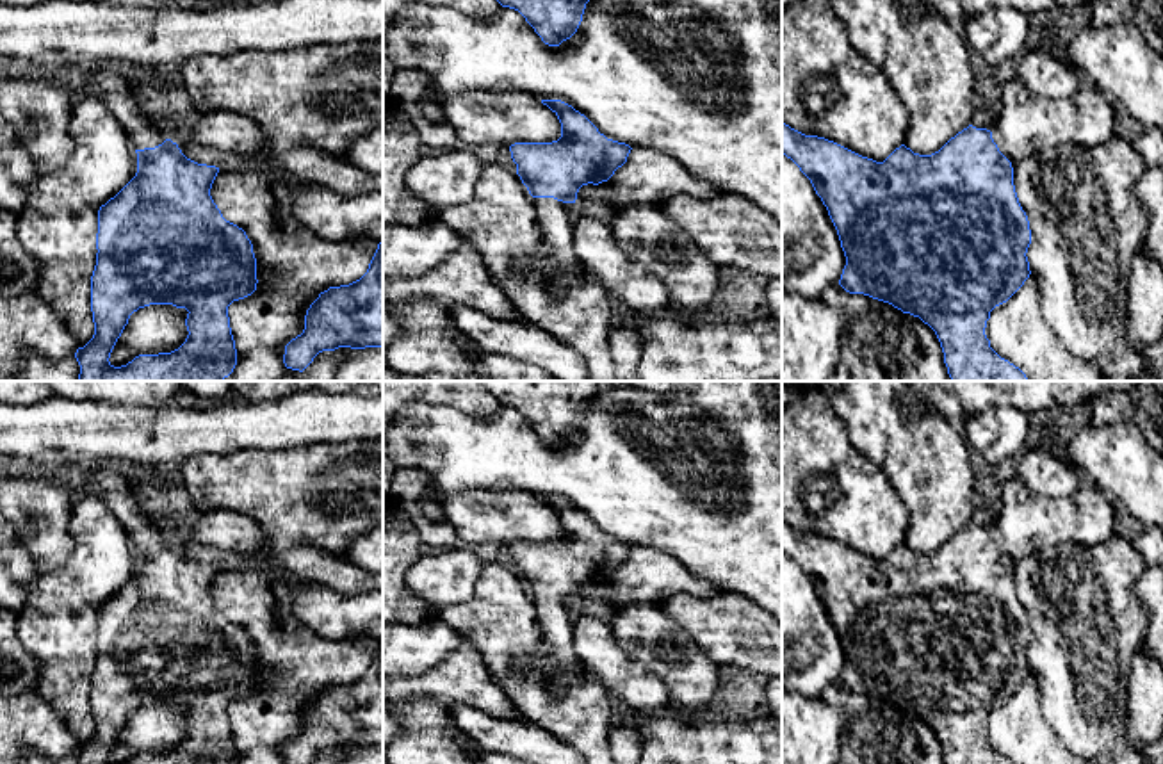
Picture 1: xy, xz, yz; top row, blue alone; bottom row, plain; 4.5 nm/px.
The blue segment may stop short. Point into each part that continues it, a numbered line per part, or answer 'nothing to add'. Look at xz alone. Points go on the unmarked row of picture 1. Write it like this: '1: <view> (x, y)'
1: xz (556, 631)

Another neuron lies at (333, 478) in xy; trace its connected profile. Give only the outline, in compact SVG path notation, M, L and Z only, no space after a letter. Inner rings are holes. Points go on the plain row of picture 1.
M383 438L283 451L199 454L180 463L189 513L224 509L255 520L276 554L310 545L346 559L349 543L383 524Z

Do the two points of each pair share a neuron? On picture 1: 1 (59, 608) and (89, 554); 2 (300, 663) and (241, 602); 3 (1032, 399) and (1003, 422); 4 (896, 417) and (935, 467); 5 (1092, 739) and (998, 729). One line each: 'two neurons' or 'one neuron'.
1: one neuron
2: one neuron
3: two neurons
4: one neuron
5: two neurons

